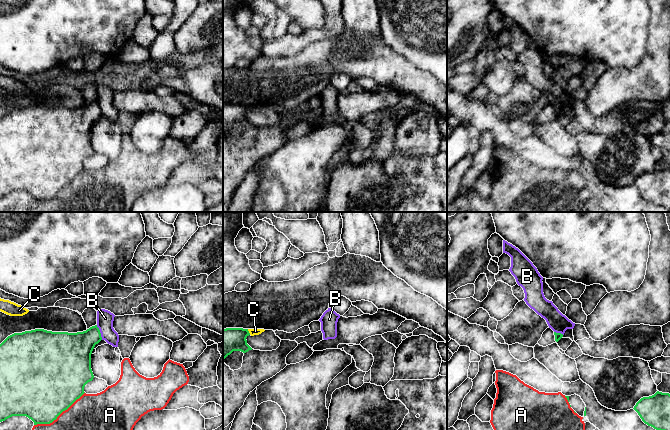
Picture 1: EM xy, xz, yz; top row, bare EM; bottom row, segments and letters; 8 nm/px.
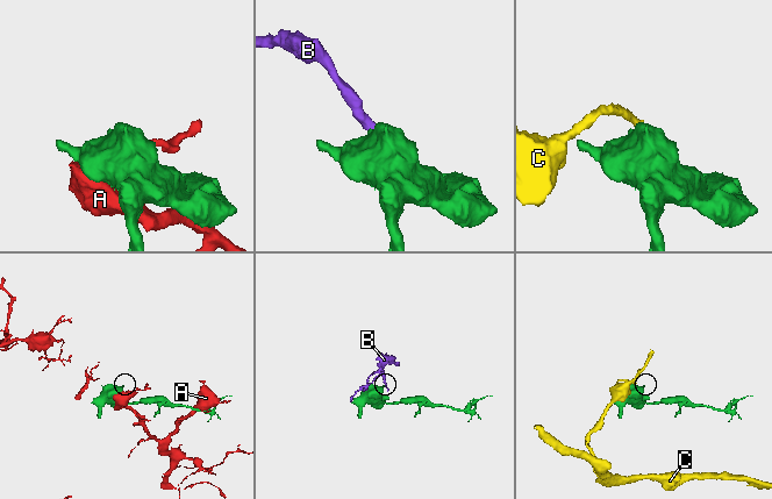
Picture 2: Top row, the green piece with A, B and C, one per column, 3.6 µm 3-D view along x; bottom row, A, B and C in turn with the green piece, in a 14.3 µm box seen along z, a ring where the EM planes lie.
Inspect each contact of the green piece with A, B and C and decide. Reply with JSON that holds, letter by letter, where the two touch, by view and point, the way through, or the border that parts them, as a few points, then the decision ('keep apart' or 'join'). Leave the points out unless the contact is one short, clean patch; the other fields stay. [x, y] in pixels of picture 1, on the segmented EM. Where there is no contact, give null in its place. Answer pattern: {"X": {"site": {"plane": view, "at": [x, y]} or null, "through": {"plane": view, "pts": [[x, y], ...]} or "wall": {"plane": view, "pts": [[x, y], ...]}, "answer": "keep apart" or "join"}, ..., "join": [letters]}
{"A": {"site": {"plane": "xy", "at": [59, 414]}, "answer": "keep apart"}, "B": {"site": {"plane": "xy", "at": [99, 332]}, "wall": {"plane": "xy", "pts": [[96, 325], [102, 339]]}, "answer": "keep apart"}, "C": {"site": {"plane": "xz", "at": [248, 332]}, "wall": {"plane": "xz", "pts": [[247, 329], [250, 334]]}, "answer": "keep apart"}, "join": []}

